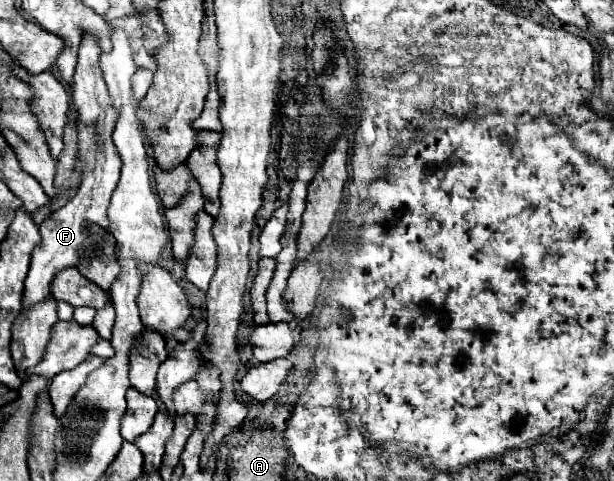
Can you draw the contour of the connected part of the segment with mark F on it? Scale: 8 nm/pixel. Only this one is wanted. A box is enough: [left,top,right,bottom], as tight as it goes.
[22,35,120,309]

